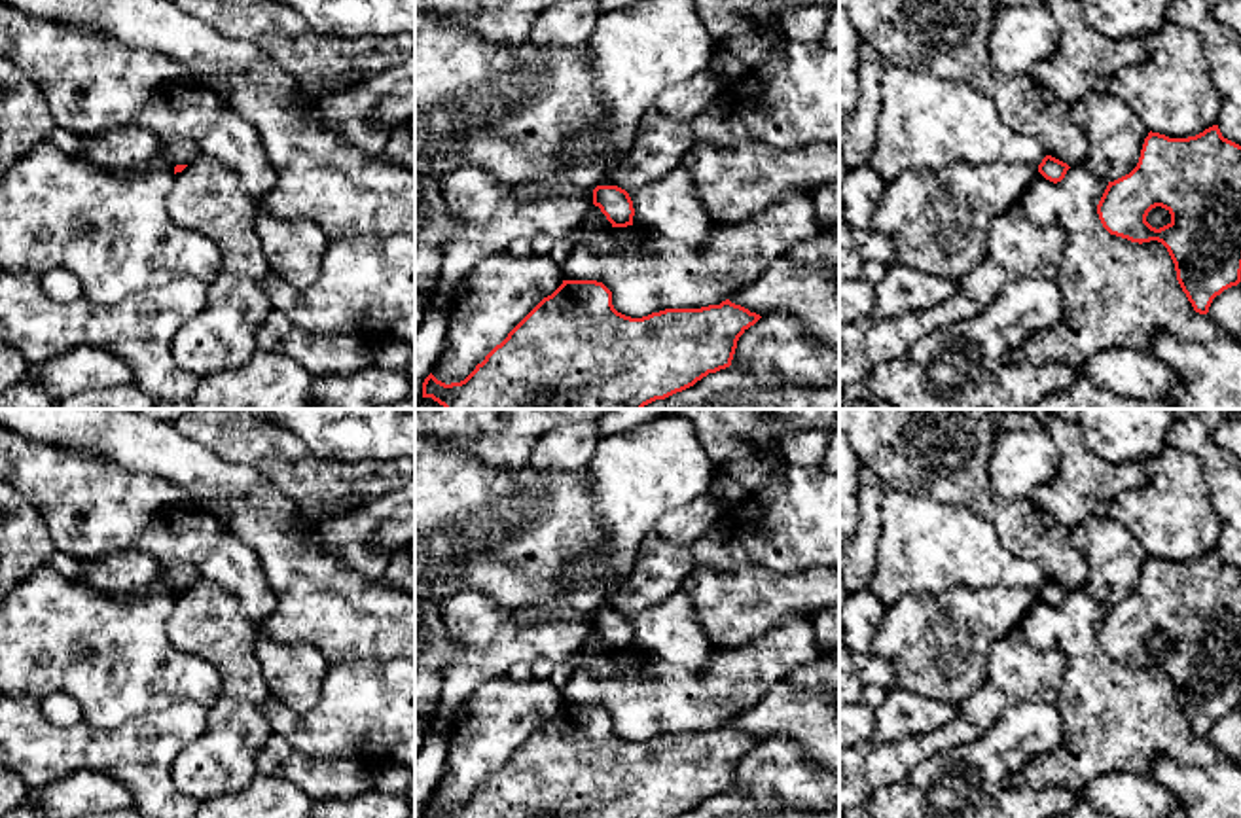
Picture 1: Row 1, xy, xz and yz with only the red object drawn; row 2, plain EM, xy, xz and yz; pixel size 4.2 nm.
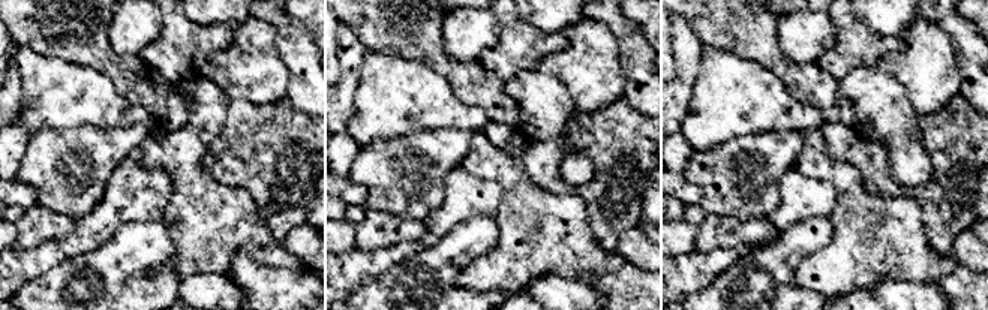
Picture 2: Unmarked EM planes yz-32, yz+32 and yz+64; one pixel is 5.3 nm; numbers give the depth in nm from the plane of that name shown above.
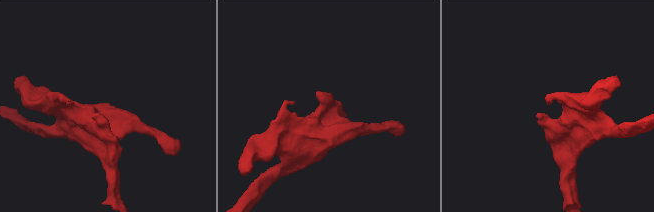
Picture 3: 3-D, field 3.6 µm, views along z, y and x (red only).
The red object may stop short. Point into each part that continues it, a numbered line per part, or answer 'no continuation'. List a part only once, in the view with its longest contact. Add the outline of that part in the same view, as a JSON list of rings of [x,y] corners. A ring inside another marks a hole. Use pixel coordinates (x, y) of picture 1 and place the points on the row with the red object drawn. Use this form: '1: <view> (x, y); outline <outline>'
no continuation

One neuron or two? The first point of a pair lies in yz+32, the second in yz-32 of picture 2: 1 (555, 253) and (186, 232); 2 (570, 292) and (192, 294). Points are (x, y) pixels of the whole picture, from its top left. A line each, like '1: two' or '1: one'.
1: one
2: one

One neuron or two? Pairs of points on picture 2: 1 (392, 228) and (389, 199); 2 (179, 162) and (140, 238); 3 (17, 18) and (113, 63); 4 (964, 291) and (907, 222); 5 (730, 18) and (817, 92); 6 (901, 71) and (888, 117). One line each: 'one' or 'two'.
1: two
2: two
3: one
4: two
5: one
6: two

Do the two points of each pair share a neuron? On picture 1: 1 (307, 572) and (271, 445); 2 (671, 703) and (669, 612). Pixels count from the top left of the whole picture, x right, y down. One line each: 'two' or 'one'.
1: two
2: two

